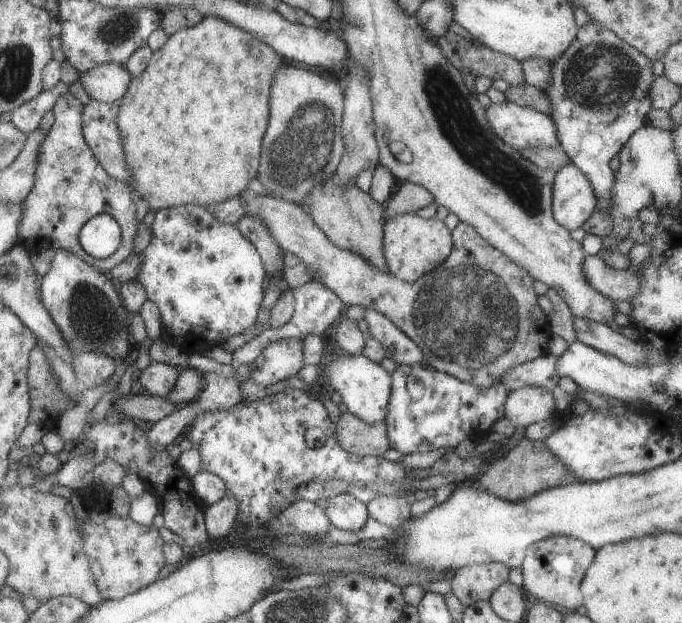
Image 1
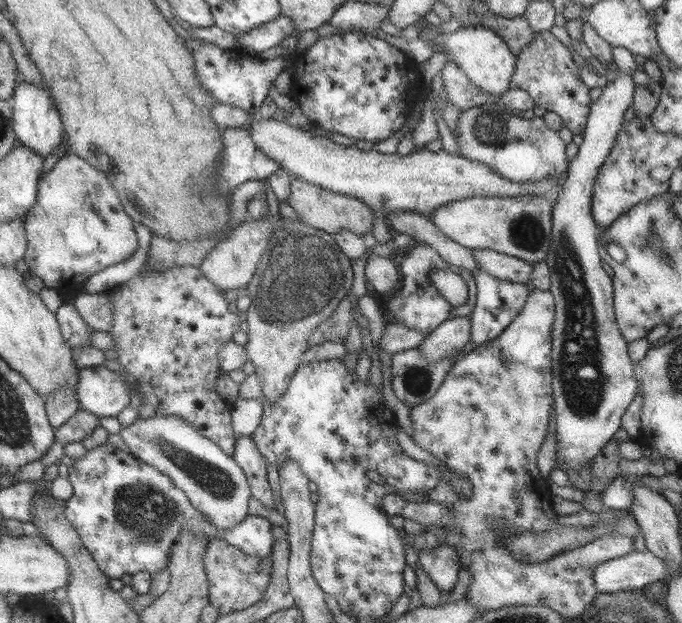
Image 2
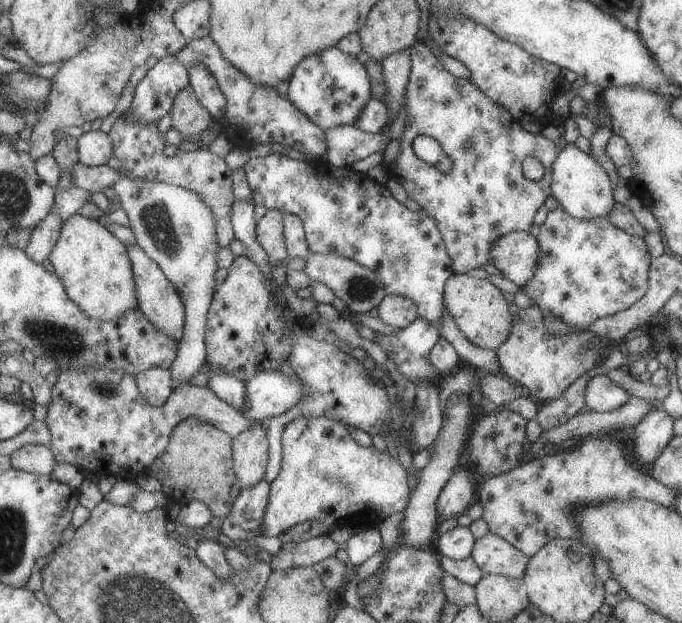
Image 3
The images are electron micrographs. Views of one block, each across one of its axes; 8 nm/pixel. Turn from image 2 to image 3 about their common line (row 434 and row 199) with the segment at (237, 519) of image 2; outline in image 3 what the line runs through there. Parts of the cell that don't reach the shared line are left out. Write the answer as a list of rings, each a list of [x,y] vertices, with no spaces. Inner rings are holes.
[[[121,177],[111,187],[121,201],[136,244],[171,282],[184,308],[182,339],[169,368],[172,381],[177,386],[206,368],[206,314],[216,286],[215,273],[219,269],[216,265],[219,246],[214,216],[195,191],[179,185]]]

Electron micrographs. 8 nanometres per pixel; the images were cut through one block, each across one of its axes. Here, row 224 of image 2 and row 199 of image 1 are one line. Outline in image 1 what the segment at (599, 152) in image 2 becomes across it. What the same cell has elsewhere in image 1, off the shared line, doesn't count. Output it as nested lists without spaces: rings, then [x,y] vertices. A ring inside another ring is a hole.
[[[566,164],[552,182],[552,217],[569,232],[579,228],[596,208],[596,198],[587,177],[574,165]]]

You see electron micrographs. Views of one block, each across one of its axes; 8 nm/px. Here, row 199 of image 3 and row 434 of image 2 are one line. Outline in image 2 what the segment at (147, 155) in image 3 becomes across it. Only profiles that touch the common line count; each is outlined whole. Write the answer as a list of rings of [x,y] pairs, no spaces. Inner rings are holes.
[[[181,265],[166,268],[164,272],[148,272],[140,268],[126,283],[115,286],[111,291],[113,321],[109,336],[112,336],[116,361],[125,368],[139,385],[138,418],[151,418],[155,414],[181,416],[191,424],[201,436],[217,444],[225,454],[231,455],[235,436],[231,426],[230,405],[215,391],[215,379],[218,377],[217,355],[231,334],[238,330],[242,319],[240,312],[223,298],[224,291],[206,280],[200,268],[193,265]]]

